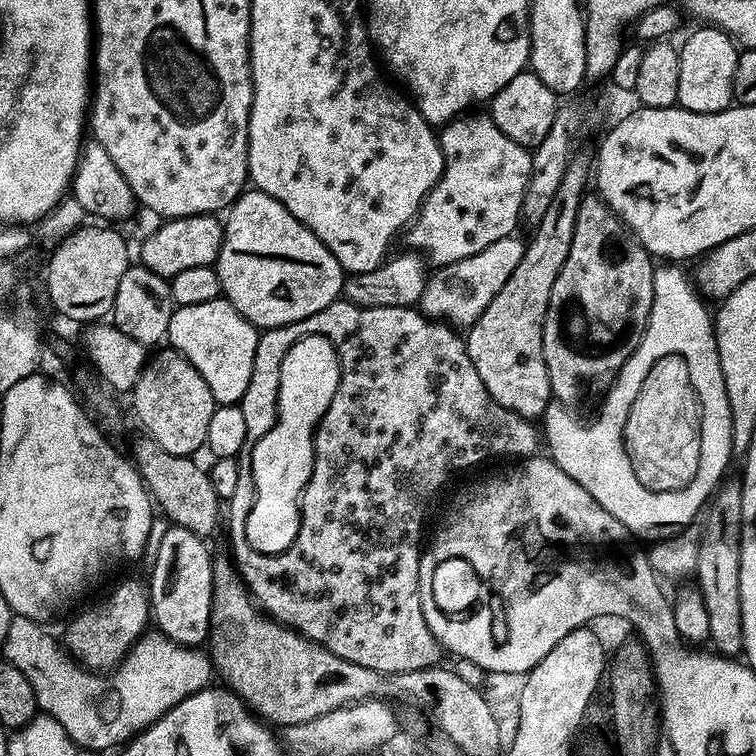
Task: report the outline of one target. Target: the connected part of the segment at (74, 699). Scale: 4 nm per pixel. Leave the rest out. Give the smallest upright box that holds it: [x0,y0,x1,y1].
[2,619,214,750]

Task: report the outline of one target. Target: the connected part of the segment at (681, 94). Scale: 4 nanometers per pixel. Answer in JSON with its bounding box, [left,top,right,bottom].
[678,26,738,112]

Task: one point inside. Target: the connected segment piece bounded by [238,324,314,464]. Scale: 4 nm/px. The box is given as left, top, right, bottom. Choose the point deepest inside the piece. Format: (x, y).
(259, 405)

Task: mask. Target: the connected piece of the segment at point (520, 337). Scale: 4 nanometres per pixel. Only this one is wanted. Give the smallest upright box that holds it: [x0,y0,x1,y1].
[466,151,590,418]

